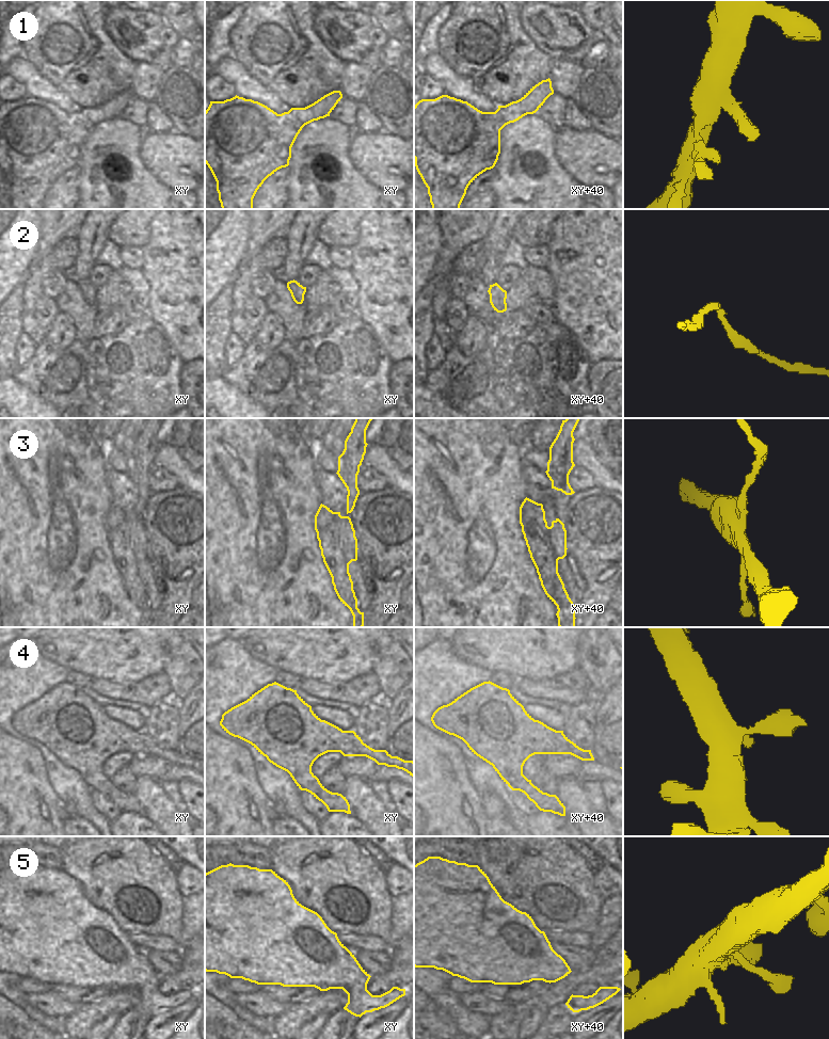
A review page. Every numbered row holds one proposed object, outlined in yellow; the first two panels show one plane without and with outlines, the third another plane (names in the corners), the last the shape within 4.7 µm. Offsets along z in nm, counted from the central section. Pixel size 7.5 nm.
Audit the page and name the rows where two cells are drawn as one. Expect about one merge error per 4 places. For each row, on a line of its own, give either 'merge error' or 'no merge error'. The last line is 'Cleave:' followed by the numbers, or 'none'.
1: no merge error
2: no merge error
3: merge error
4: no merge error
5: no merge error
Cleave: 3

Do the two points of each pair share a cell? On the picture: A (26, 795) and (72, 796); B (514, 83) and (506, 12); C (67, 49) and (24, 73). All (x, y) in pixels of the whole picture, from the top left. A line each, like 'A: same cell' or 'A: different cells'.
A: different cells
B: same cell
C: different cells

